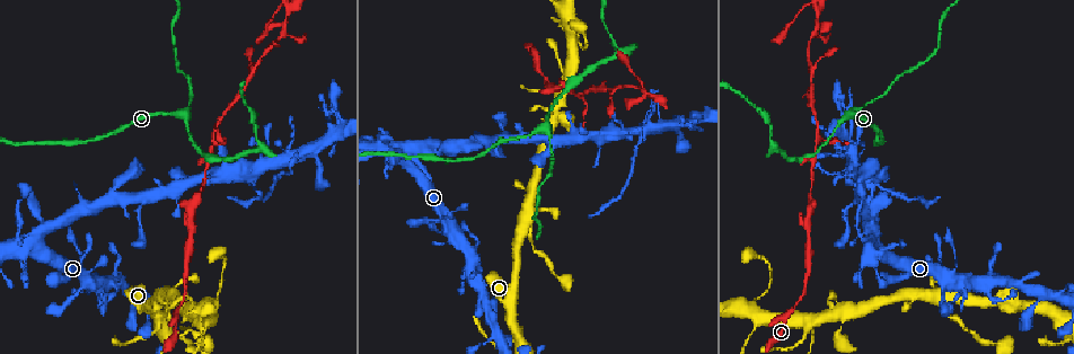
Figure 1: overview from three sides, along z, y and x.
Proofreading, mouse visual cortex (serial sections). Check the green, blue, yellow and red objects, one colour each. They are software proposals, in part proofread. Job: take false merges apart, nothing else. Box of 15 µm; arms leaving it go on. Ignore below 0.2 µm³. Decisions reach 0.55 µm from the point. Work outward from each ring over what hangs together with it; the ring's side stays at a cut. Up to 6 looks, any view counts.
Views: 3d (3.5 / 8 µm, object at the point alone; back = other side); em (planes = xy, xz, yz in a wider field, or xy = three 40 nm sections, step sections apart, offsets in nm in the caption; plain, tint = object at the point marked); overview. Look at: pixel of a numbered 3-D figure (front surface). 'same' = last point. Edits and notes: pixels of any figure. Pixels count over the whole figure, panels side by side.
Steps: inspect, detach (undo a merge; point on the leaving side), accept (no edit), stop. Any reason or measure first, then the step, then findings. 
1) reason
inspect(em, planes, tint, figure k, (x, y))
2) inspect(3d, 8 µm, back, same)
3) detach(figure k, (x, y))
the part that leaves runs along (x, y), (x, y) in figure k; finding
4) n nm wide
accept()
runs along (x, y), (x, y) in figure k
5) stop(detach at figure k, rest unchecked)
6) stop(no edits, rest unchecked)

thick turns thin
inspect(3d, 3.5 µm, figure 1, (555, 89))

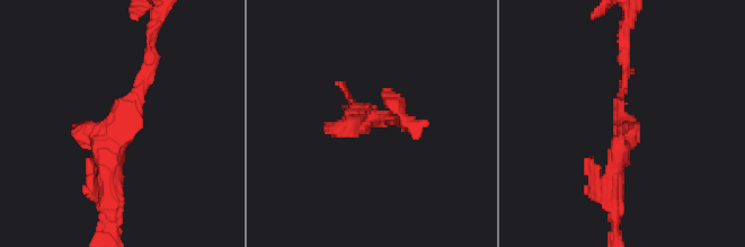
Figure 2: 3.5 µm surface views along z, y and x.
arms of 150, 300 nm; now the EM
inspect(em, xy, step 5, tint, figure 2, (620, 105))

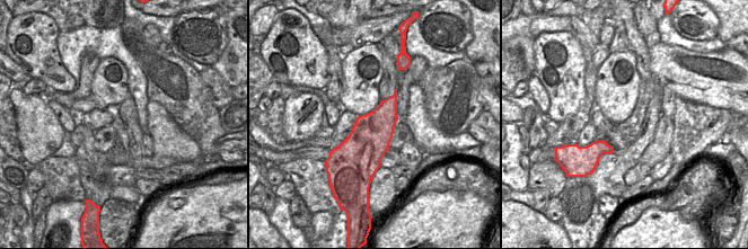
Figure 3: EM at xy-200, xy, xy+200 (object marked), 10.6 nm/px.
accept()
runs along (109, 177), (150, 38) in figure 2; all the same cell

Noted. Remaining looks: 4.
thick turns thin
inspect(3d, 3.5 µm, figure 1, (813, 32))

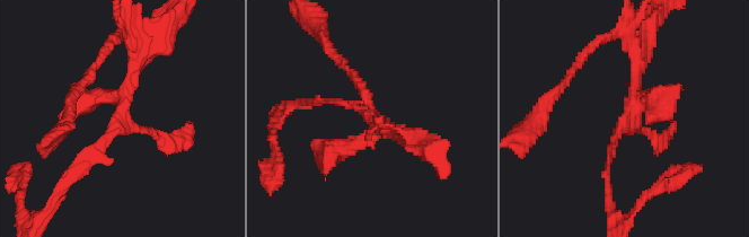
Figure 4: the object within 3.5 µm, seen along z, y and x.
inspect(em, xy, step 1, tint, figure 4, (623, 124))

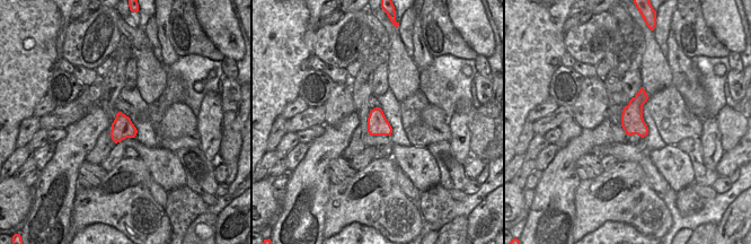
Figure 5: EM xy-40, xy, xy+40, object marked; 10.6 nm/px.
accept()
runs along (69, 183), (117, 128), (135, 54) in figure 4; one cell here

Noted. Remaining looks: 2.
abrupt turn
inspect(3d, 3.5 µm, figure 1, (1028, 304))

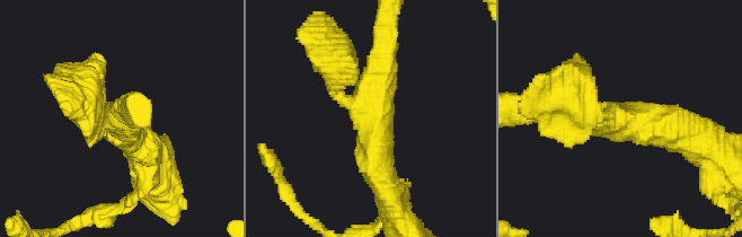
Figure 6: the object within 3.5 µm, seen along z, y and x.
3 arms; arms of 300, 350, 450 nm
inspect(em, planes, tint, figure 6, (627, 122))

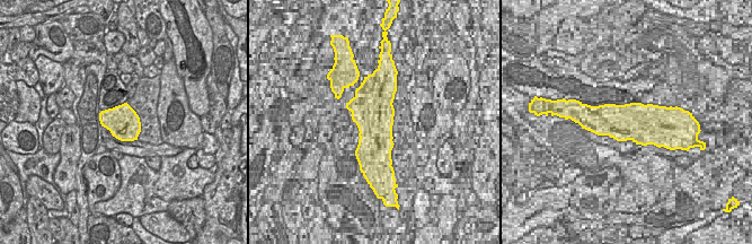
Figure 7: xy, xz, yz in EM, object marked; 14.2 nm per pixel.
accept()
runs along (337, 68), (386, 189) in figure 6; all the same cell

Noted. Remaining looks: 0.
stop(no edits, rest unchecked)

